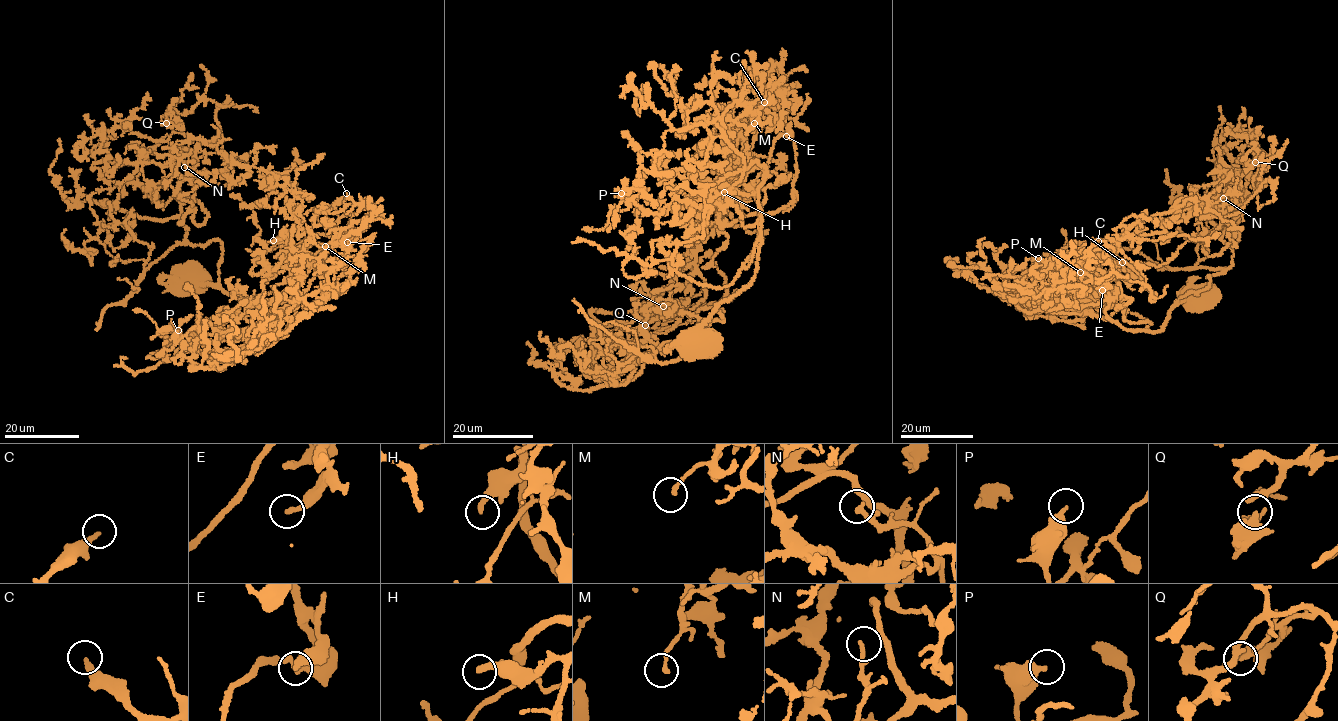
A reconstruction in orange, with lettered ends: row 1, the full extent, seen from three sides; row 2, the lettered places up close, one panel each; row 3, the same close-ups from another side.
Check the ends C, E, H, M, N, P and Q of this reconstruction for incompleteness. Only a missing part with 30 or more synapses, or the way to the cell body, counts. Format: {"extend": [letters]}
{"extend": ["C"]}

